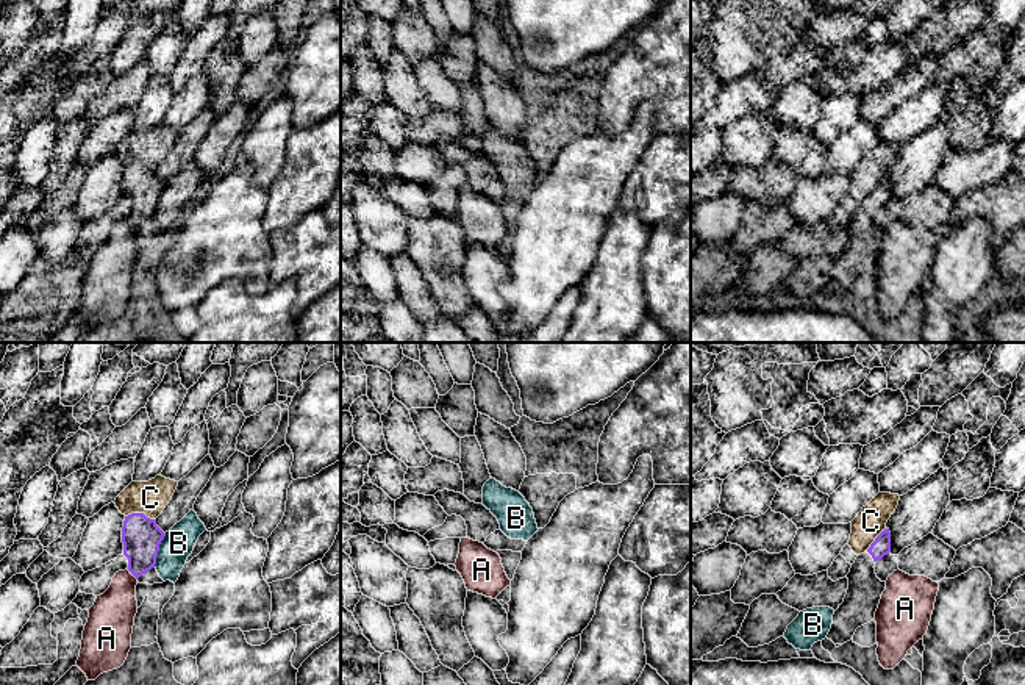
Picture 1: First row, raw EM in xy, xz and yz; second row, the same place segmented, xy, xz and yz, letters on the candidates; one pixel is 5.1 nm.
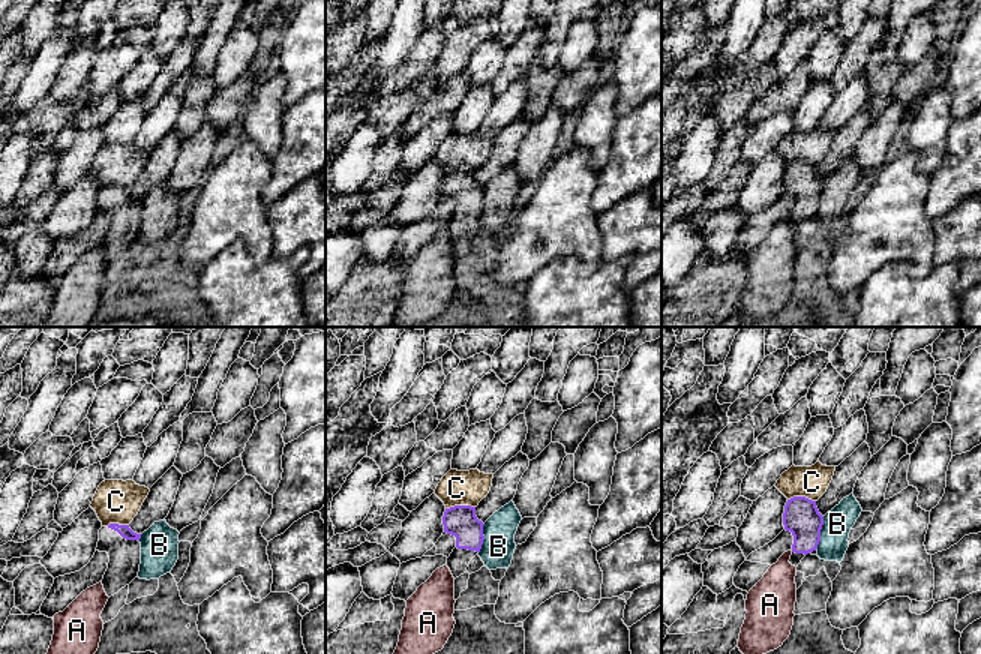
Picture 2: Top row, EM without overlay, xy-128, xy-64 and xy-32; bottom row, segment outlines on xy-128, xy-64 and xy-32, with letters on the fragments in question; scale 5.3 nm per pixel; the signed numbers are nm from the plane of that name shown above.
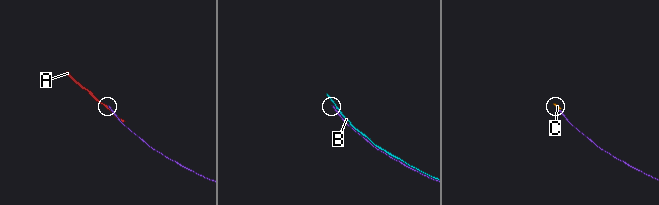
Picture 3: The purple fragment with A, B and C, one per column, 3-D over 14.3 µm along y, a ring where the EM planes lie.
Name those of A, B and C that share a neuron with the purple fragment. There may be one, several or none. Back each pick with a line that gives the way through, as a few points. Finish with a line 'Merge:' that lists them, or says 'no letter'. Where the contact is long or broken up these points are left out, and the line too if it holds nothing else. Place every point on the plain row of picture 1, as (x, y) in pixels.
Merge: no letter

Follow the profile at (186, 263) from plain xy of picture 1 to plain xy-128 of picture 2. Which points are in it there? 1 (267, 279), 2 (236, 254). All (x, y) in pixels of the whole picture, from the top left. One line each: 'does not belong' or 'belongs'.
1: does not belong
2: does not belong

